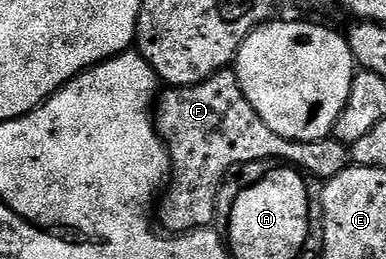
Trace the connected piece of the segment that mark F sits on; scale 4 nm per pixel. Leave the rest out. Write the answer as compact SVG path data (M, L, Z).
M225 68L210 76L205 82L193 86L178 86L168 88L157 97L154 103L154 121L160 139L168 148L168 155L172 157L172 173L170 185L167 187L168 199L164 202L164 211L159 211L158 222L165 226L163 229L169 235L179 236L191 234L193 230L202 230L213 225L216 218L216 205L220 202L220 189L224 186L224 177L235 166L243 162L264 162L267 158L281 158L281 163L291 164L301 171L313 174L319 180L327 180L338 176L350 165L350 147L331 136L313 142L291 142L278 132L273 132L266 120L254 112L254 104L246 100L242 88L238 84L235 69Z

